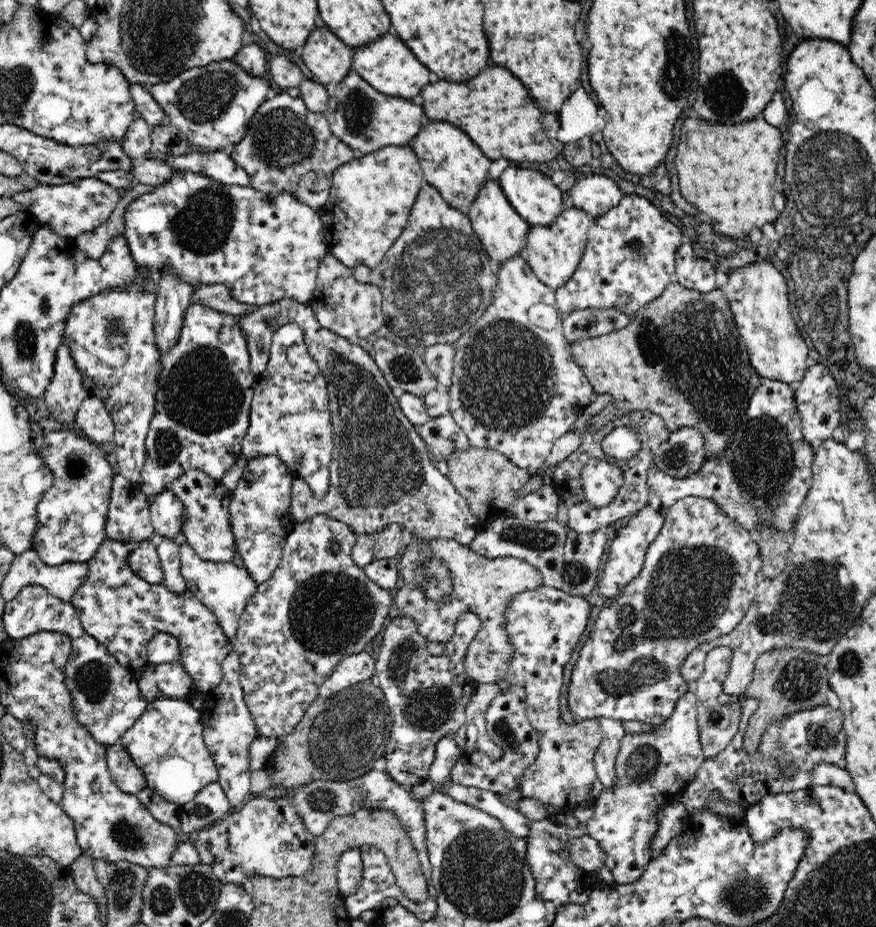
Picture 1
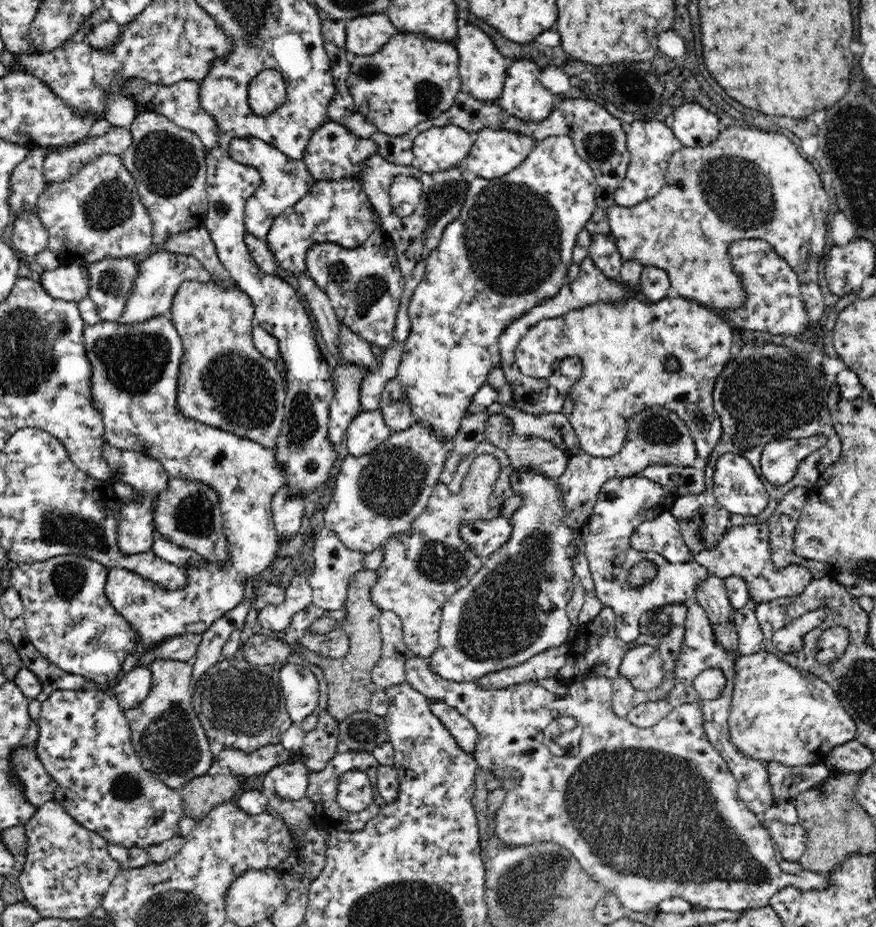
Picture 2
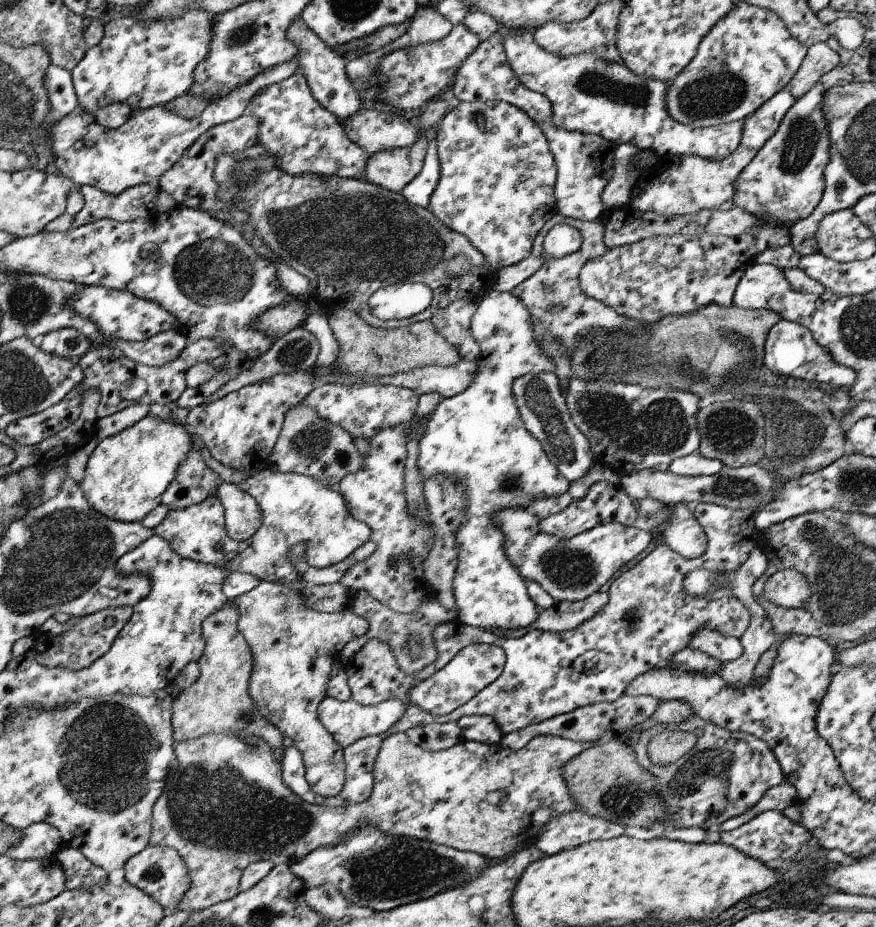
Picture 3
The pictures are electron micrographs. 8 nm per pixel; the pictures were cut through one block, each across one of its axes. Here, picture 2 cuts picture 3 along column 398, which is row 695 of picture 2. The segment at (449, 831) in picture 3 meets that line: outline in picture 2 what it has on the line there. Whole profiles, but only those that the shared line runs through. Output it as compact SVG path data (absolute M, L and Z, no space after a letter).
M760 650L751 655L740 654L734 664L734 690L729 712L731 741L754 760L775 760L785 765L822 763L835 746L855 739L856 723L842 706L833 688L811 672L780 660L774 653Z

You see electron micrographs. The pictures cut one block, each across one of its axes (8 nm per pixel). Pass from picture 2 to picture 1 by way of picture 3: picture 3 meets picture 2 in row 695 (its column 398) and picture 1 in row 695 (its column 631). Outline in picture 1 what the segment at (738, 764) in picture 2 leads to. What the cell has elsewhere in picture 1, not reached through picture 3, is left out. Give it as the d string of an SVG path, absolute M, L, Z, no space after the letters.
M694 496L680 498L669 508L660 532L648 545L640 572L632 580L629 580L628 584L625 584L616 596L613 596L608 602L604 602L599 609L596 620L594 620L594 626L588 632L588 639L578 652L576 662L572 666L568 692L566 692L568 694L566 708L568 708L573 722L585 725L590 718L609 718L610 720L620 720L621 722L637 720L644 724L661 725L671 715L678 697L683 692L692 690L692 684L682 680L680 676L680 663L693 648L700 646L702 643L710 642L712 639L725 636L736 628L740 619L746 614L746 611L755 600L756 587L759 583L756 581L756 576L758 576L760 570L762 570L760 549L758 545L752 542L748 530L744 530L735 520L728 518L712 500Z

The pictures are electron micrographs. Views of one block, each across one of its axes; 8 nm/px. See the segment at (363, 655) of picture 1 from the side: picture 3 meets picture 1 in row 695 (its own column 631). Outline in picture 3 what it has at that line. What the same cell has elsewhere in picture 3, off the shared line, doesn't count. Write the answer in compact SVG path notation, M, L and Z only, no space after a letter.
M559 213L552 214L535 234L531 246L531 255L539 257L543 254L542 242L545 234L549 232L549 228L556 224L567 224L575 227L580 233L582 242L580 247L571 254L566 254L561 258L549 258L549 254L543 257L543 264L529 276L512 288L509 292L525 306L525 310L529 312L529 322L531 322L531 330L533 330L533 342L539 345L543 340L541 336L545 336L547 332L553 334L553 338L557 338L557 342L561 344L563 352L567 355L573 354L573 350L577 348L577 344L581 342L581 338L585 338L589 333L599 328L603 328L605 333L614 333L614 330L623 330L631 334L641 334L643 330L642 323L635 319L627 318L617 314L612 308L605 304L585 296L579 290L579 282L577 282L580 268L592 258L599 258L601 254L605 254L608 249L603 244L603 223L600 220L582 221L561 216Z

